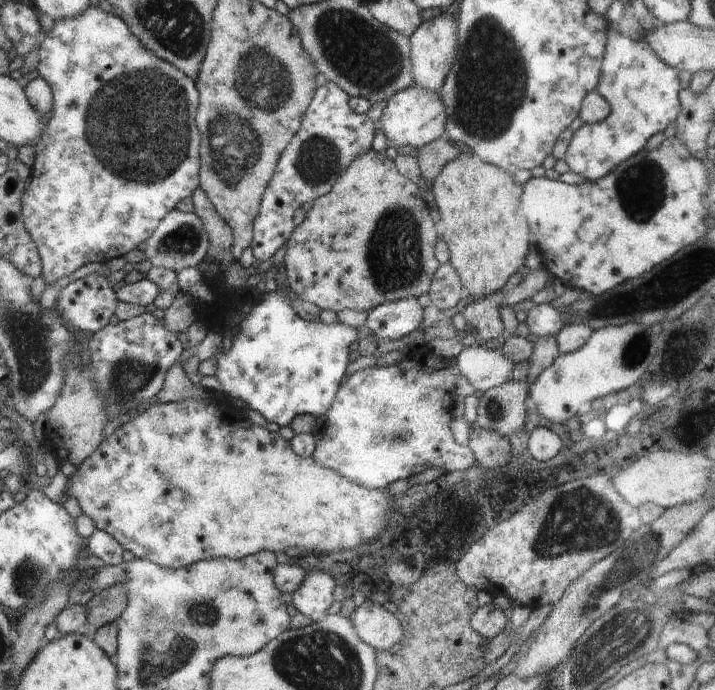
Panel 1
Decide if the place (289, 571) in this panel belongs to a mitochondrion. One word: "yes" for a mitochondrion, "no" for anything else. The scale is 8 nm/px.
no

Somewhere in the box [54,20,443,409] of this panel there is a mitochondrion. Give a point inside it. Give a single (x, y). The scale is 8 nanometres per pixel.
(142, 116)

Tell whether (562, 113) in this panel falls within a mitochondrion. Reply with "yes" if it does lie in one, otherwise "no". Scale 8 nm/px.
no

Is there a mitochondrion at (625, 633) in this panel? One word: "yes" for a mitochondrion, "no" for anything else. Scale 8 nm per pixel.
yes

